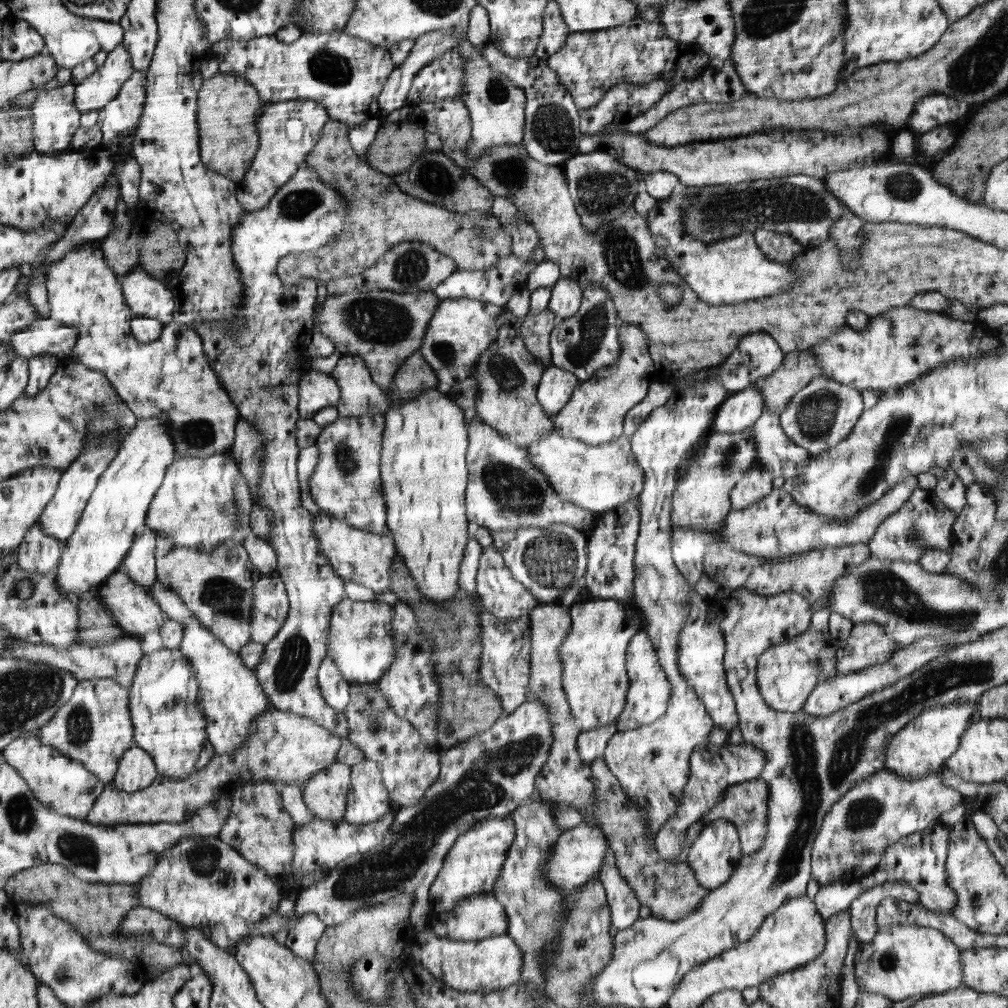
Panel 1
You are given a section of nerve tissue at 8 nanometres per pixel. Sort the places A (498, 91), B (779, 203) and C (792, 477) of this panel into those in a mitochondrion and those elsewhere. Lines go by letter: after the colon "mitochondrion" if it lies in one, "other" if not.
A: mitochondrion
B: mitochondrion
C: other

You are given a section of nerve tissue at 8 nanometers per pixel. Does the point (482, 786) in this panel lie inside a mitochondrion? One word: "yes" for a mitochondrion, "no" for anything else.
yes

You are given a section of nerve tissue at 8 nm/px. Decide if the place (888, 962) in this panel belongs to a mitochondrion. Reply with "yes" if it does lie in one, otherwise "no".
yes

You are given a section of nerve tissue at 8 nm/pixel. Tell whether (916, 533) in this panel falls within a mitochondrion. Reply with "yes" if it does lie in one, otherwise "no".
yes

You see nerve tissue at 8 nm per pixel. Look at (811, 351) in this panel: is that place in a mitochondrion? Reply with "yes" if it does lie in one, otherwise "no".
no

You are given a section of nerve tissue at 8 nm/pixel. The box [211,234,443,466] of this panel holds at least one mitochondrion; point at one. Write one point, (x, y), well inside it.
(372, 320)

